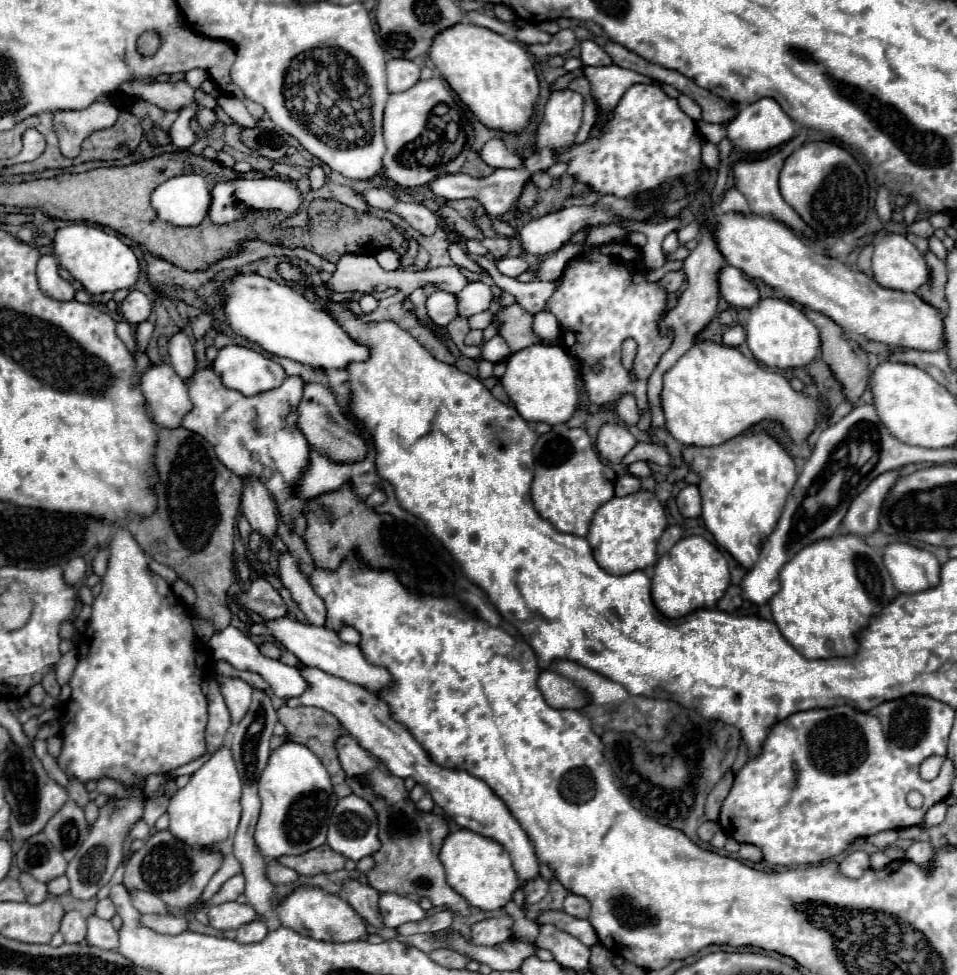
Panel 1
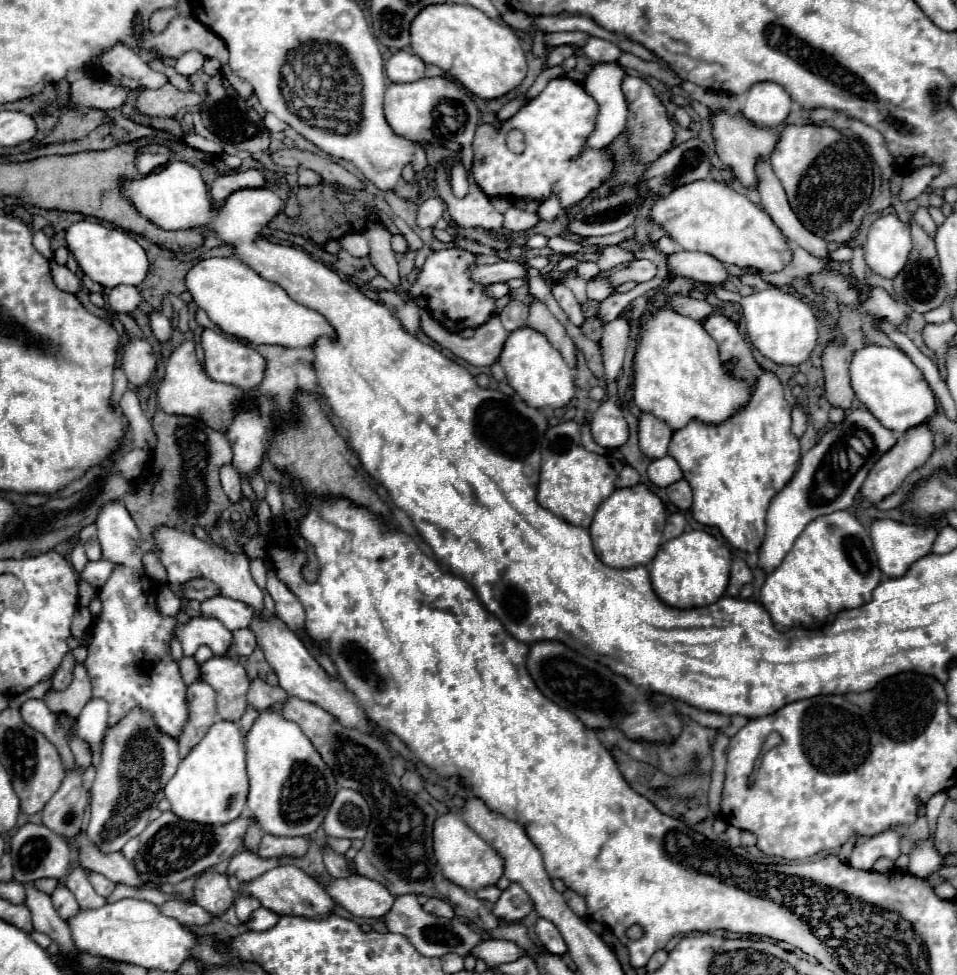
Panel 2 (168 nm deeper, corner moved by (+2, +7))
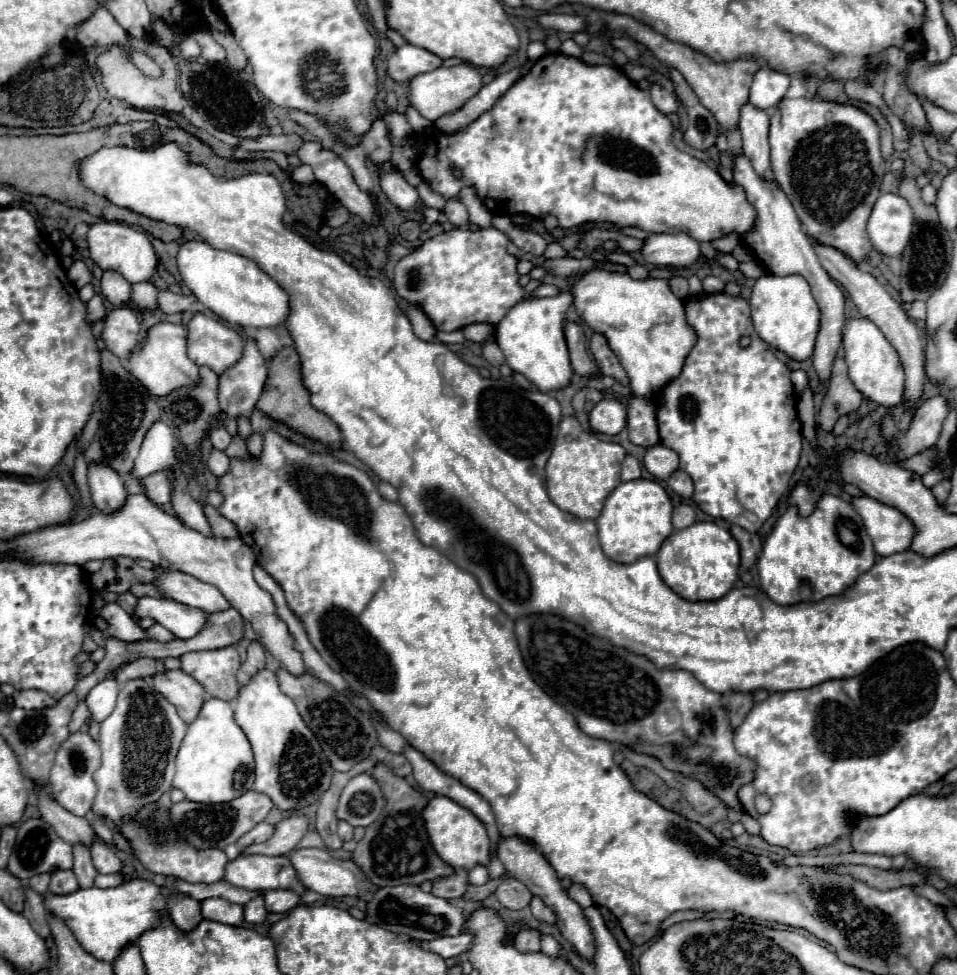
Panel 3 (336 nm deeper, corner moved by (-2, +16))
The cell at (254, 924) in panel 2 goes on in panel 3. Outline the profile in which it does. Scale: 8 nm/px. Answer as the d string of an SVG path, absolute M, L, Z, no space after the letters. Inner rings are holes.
M269 890L265 892L265 904L269 912L289 912L301 902L301 896L293 890Z

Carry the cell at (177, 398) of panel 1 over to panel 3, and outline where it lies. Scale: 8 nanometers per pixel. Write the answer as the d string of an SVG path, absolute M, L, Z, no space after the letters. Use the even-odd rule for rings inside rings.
M127 306L107 312L103 318L101 340L115 356L125 360L131 354L131 348L141 340L141 324L135 312Z

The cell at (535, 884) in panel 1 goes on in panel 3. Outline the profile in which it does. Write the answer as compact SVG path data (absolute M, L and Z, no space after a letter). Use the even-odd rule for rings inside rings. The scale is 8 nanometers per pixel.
M505 878L505 880L499 884L495 896L499 898L501 906L505 906L505 908L509 908L509 910L521 910L521 908L525 908L525 906L531 902L531 898L533 898L533 894L527 890L527 886L525 886L523 882L515 880L515 878Z

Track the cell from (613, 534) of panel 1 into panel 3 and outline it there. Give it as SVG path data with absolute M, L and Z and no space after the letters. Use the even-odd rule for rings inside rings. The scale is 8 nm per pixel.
M645 478L621 482L605 500L605 508L597 518L599 544L605 556L621 564L637 562L643 556L655 556L663 540L673 532L671 510L671 500L661 484Z

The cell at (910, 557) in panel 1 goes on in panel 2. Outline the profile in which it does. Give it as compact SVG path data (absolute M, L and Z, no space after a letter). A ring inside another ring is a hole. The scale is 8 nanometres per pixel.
M877 519L871 525L871 539L875 545L875 553L879 559L879 569L887 577L903 577L907 569L921 557L931 553L933 541L937 537L937 531L931 527L919 527L919 525L905 525L891 519Z

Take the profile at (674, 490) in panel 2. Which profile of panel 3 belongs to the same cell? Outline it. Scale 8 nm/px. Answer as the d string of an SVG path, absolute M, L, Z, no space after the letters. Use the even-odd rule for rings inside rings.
M675 470L669 480L667 480L669 490L673 490L675 494L679 494L681 498L691 498L693 496L693 484L691 478L683 472L683 470Z

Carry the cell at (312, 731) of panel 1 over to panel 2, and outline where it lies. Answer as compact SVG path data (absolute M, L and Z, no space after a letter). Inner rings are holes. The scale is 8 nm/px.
M257 679L257 681L251 681L247 701L249 701L249 705L257 707L259 711L267 711L277 703L283 705L287 701L287 693L283 693L283 689L279 689L279 687L267 685L263 679Z

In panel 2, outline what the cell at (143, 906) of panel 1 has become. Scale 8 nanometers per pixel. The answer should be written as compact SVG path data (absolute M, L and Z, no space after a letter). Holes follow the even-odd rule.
M83 833L75 835L71 839L71 843L77 843L81 849L81 867L101 873L107 879L111 879L113 883L121 883L127 887L143 887L145 885L141 875L135 873L133 865L125 859L125 855L121 851L99 853L99 849L95 849L95 845L91 845Z

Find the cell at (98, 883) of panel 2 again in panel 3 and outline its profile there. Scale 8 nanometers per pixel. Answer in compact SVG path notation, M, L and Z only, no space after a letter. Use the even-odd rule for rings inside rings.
M95 840L91 844L91 856L93 856L95 870L99 874L113 874L113 872L119 872L119 868L123 866L121 860L117 858L115 850L111 850L111 846L107 846L101 840Z

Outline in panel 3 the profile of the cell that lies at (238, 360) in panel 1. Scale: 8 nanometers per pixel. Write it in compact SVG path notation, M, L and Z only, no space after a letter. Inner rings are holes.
M195 314L187 322L187 356L219 374L239 356L239 332L219 318Z

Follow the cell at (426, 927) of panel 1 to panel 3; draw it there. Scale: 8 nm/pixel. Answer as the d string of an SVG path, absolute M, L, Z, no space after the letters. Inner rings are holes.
M455 870L451 876L433 882L433 894L441 898L461 898L467 888L467 870Z

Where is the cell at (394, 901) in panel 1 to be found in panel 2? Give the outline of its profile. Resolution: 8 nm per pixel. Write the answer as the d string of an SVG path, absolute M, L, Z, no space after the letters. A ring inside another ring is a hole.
M361 875L333 879L323 885L339 905L357 917L385 917L395 903L395 895L391 895L385 885Z

